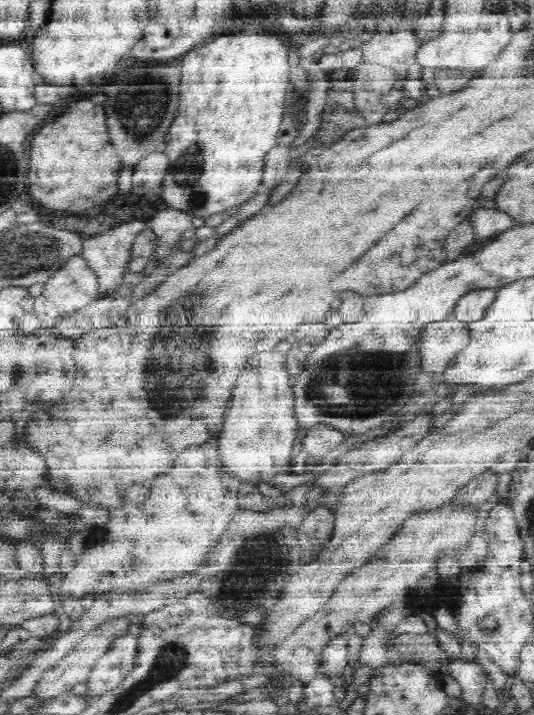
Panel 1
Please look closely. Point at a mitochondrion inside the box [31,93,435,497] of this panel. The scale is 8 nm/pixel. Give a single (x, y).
(333, 389)

